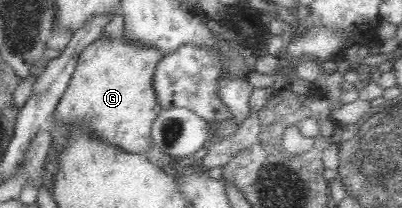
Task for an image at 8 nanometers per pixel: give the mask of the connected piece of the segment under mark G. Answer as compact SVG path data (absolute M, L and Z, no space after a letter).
M124 34L116 37L116 39L106 39L106 37L98 35L91 45L83 49L68 88L58 102L56 112L50 121L51 132L49 136L53 144L51 144L47 153L44 188L50 191L50 187L53 185L54 162L52 161L54 161L54 145L64 143L62 137L64 137L67 129L63 128L67 122L86 122L95 133L101 135L102 139L111 141L114 145L130 153L146 153L152 147L151 126L162 111L162 105L160 105L156 90L154 90L154 73L156 73L158 63L164 57L162 50L154 48L154 46L146 46L146 44L142 44L142 41L137 41L137 39L128 39Z

